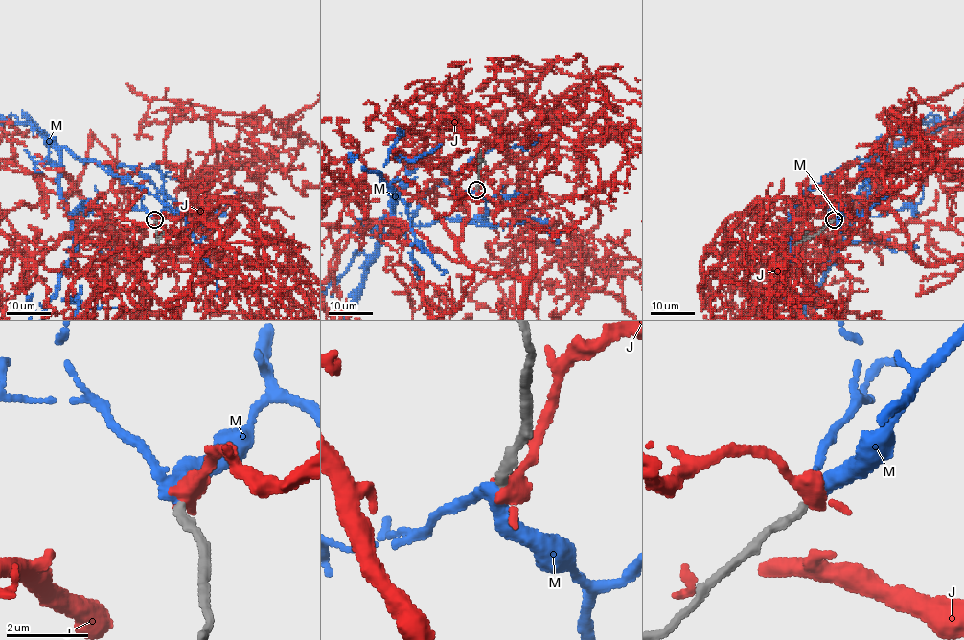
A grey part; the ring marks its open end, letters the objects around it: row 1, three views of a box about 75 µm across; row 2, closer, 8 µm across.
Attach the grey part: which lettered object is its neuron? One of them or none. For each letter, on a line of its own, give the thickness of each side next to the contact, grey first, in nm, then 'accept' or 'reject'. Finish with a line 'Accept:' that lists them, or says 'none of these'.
J: 240 nm thick on the grey side, 480 nm on the other; reject
M: 240 nm thick on the grey side, 320 nm on the other; accept
Accept: M

